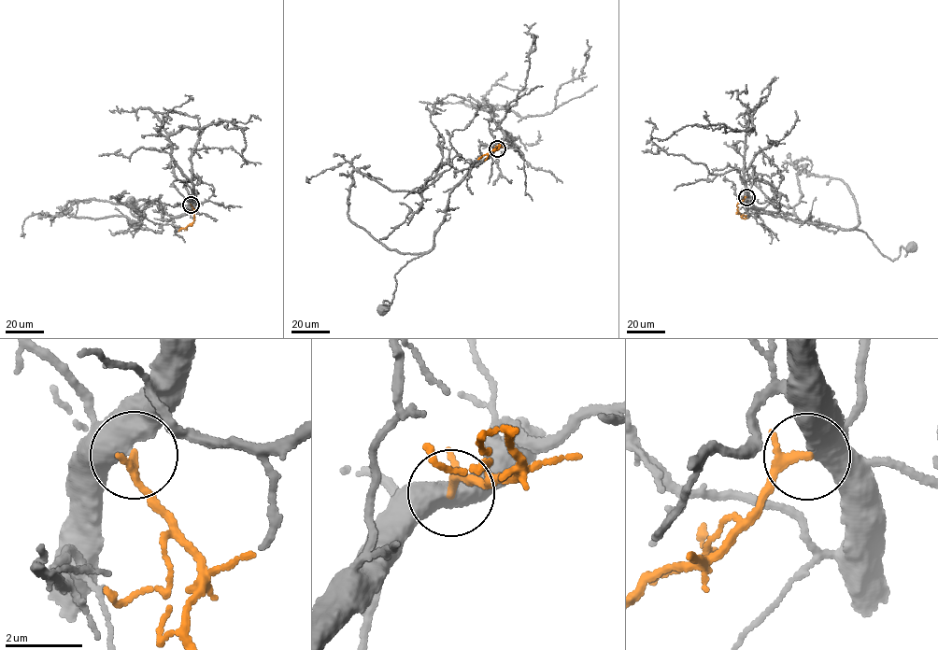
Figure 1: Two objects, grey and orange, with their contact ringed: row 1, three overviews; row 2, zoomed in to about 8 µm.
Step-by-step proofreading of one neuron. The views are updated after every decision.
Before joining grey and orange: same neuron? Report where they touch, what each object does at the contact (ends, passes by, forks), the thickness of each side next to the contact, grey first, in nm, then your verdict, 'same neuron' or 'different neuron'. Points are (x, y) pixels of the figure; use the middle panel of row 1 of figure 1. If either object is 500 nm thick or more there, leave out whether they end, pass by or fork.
place (497, 148); grey passes by; orange ends; calibres 480 and 220 nm; different neuron

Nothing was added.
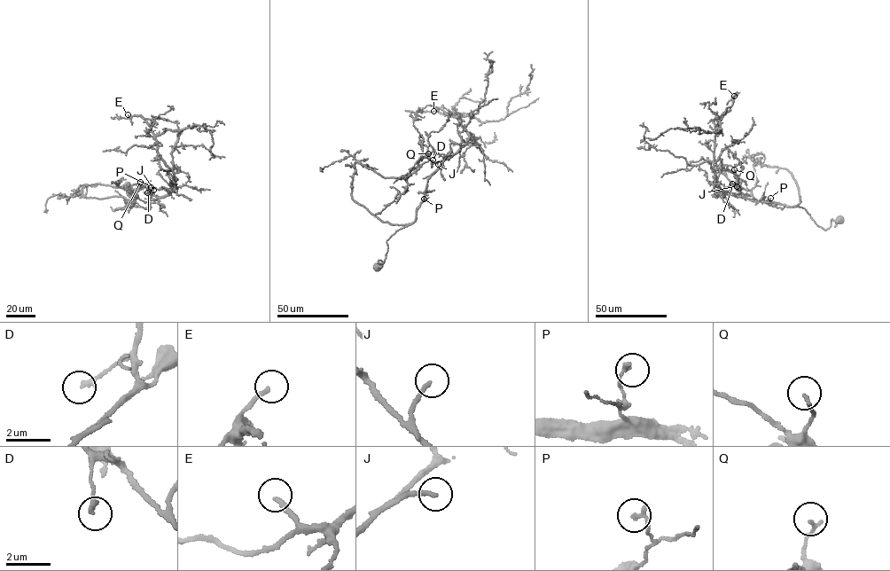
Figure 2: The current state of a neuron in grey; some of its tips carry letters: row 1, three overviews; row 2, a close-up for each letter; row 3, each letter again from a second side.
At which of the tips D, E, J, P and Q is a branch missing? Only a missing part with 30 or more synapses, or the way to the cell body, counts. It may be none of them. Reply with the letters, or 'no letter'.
J

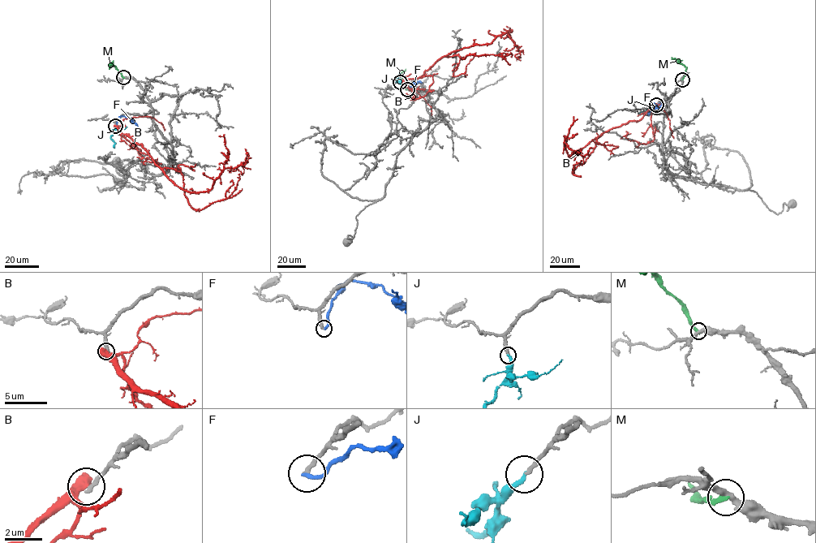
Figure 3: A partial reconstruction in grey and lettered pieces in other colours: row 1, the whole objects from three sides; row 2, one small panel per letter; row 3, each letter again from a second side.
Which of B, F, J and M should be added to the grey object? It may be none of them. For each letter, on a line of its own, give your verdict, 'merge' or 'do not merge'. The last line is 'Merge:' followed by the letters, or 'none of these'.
B: do not merge
F: do not merge
J: merge
M: do not merge
Merge: J

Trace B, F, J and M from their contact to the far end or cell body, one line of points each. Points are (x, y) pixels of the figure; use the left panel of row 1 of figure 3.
B: (115, 125), (142, 145), (169, 179), (190, 192), (209, 191), (225, 169), (247, 161), (246, 149)
F: (116, 126), (121, 116), (127, 117), (140, 131)
J: (116, 126), (110, 137), (115, 144), (113, 148)
M: (123, 78), (115, 66), (109, 64), (113, 63)

